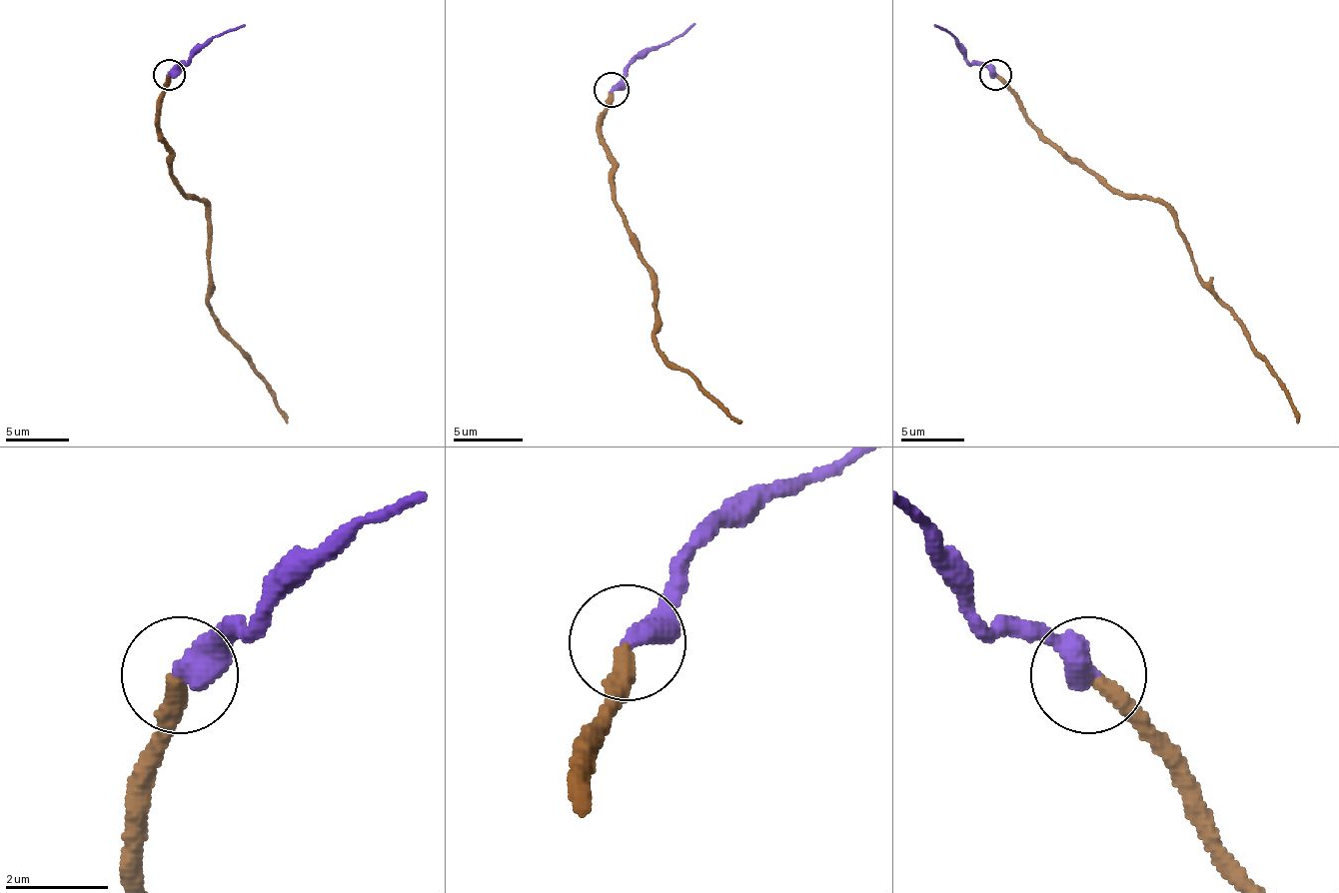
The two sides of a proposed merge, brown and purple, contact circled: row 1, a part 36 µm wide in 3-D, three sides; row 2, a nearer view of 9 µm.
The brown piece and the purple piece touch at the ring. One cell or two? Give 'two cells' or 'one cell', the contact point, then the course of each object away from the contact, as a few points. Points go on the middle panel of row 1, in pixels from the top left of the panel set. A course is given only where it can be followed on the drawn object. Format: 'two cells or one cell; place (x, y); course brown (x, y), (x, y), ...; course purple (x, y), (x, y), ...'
two cells; place (612, 90); course brown (613, 91), (613, 101), (602, 112), (602, 143), (613, 168), (616, 210), (655, 279), (655, 346), (741, 423); course purple (613, 91), (644, 52), (696, 24)

